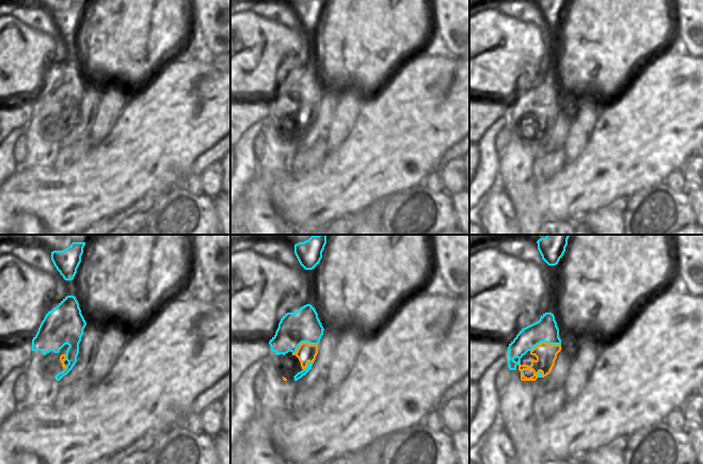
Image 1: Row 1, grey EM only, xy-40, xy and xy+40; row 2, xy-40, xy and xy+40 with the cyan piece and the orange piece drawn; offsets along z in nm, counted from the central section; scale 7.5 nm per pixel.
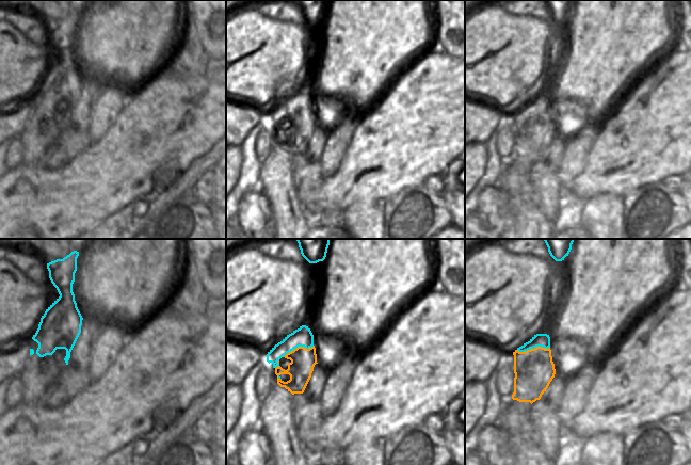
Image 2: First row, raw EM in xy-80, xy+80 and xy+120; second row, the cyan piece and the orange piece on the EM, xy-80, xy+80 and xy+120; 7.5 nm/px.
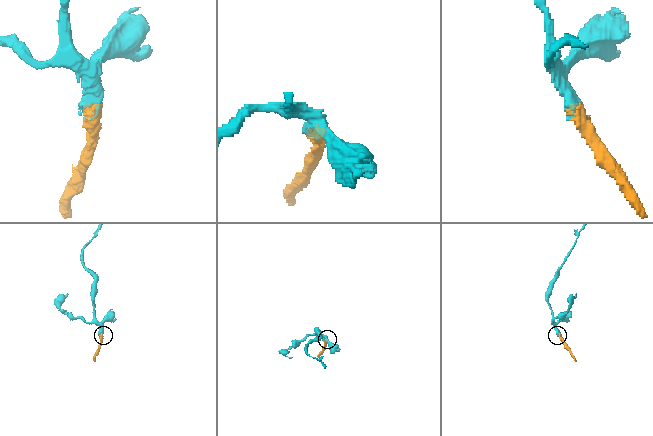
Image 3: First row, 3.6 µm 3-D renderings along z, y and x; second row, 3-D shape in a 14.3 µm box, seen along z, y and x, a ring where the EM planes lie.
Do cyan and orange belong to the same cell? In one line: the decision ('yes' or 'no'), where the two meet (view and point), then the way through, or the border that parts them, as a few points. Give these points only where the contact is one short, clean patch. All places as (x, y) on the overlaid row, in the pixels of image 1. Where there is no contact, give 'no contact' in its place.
yes | xy+40 (545, 341) | across xy+40 (545, 330), (545, 341), (545, 353)

